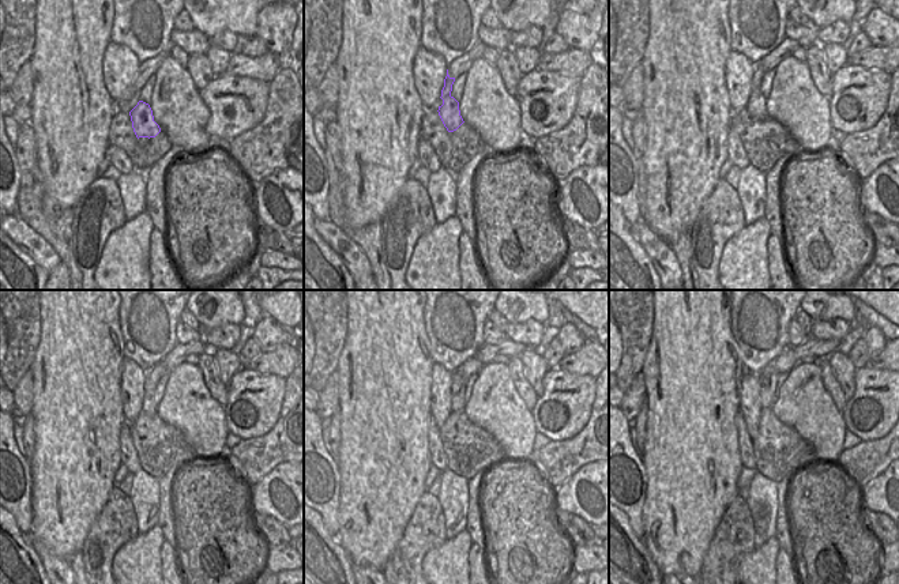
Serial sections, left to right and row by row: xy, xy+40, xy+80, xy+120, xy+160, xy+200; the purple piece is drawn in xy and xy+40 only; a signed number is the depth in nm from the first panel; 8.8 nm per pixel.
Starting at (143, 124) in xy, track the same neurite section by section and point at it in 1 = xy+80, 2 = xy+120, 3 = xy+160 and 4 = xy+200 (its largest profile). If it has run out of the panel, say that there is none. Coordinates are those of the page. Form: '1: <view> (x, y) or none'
1: xy+80 (756, 104)
2: xy+120 (153, 375)
3: xy+160 (459, 380)
4: xy+200 (768, 376)

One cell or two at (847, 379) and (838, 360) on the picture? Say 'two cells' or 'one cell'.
one cell

